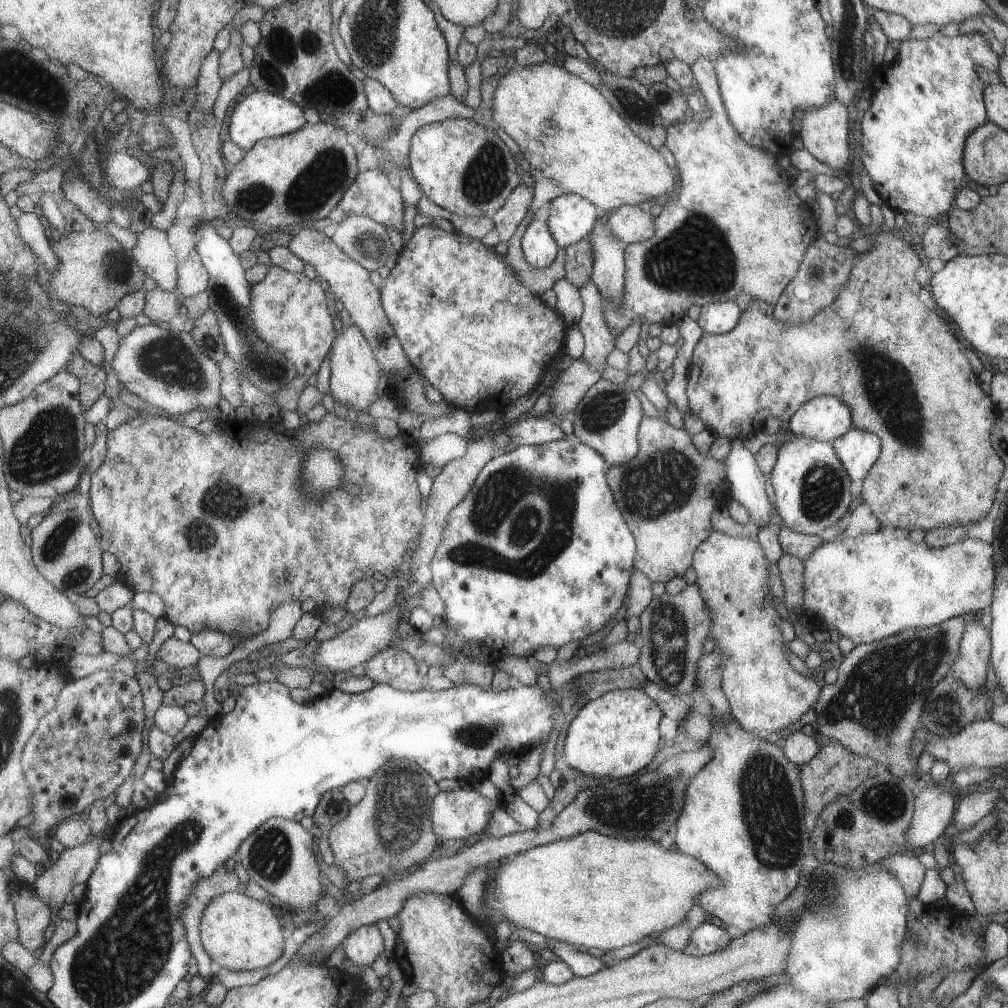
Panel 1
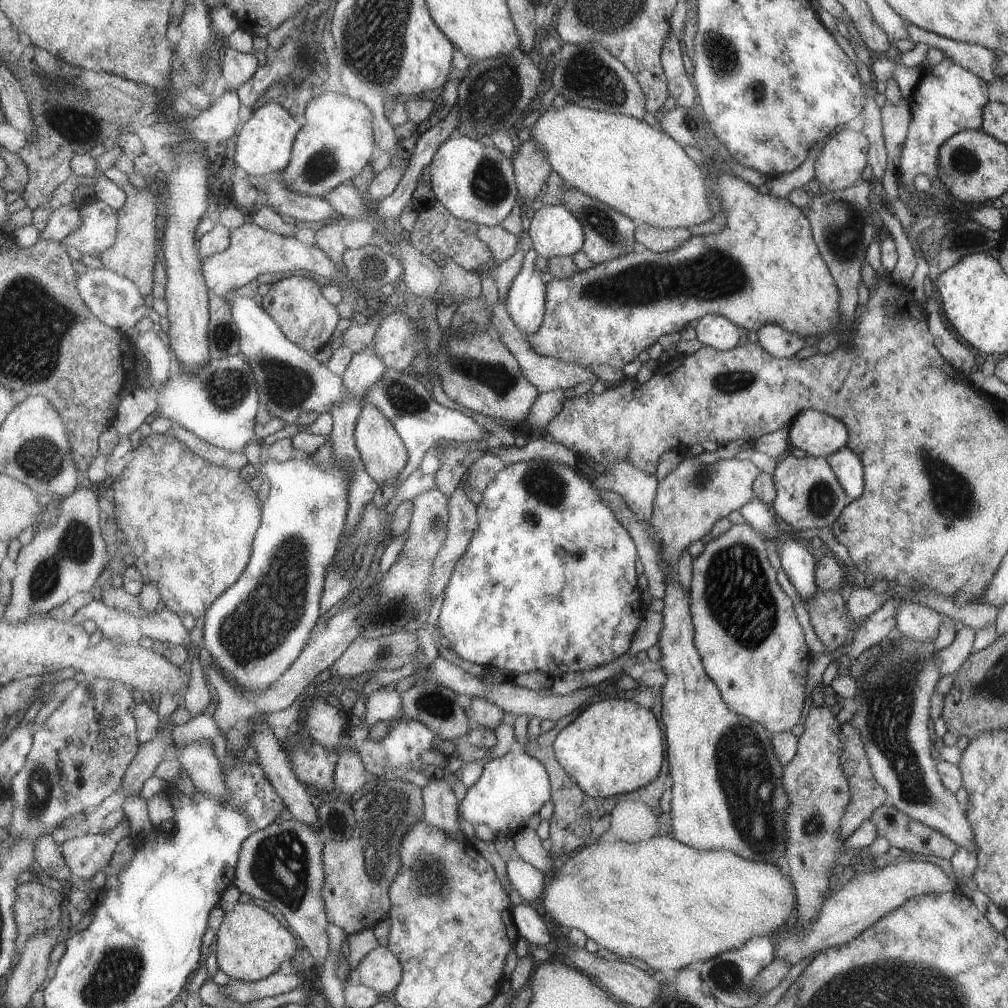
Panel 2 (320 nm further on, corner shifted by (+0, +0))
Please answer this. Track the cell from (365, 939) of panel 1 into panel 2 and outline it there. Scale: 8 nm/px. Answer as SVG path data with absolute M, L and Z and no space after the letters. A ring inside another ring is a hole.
M377 945L354 968L355 981L373 989L381 997L389 997L402 976L400 961L387 948Z

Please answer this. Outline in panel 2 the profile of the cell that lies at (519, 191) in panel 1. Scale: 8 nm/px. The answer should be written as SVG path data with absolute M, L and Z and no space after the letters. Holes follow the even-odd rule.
M531 138L516 144L516 147L512 159L518 196L525 198L523 204L532 206L542 193L543 182L548 177L550 164Z

